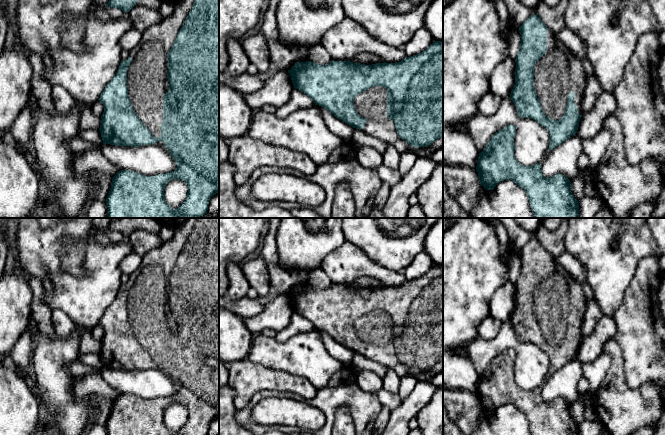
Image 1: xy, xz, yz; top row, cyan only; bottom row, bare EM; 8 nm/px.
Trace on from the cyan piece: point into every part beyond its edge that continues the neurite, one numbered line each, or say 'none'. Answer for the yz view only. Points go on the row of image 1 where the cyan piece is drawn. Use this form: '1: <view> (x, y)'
1: yz (557, 73)

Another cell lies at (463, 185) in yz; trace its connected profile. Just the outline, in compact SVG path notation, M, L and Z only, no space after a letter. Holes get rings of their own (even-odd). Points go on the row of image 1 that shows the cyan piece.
M443 165L443 181L452 197L468 214L479 201L480 182L476 169Z

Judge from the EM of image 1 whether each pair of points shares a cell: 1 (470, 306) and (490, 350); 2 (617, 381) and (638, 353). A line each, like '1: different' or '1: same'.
1: different
2: different

